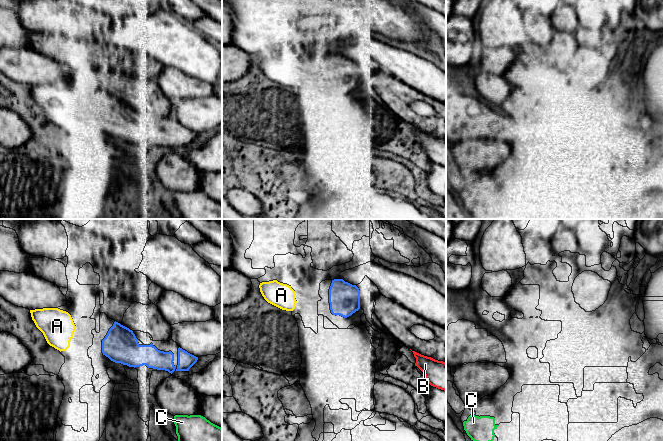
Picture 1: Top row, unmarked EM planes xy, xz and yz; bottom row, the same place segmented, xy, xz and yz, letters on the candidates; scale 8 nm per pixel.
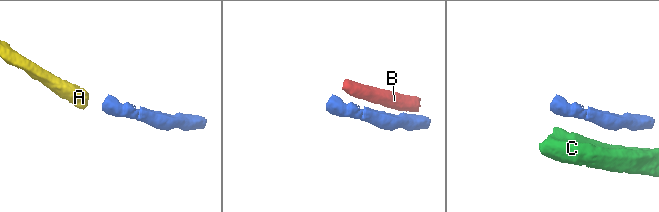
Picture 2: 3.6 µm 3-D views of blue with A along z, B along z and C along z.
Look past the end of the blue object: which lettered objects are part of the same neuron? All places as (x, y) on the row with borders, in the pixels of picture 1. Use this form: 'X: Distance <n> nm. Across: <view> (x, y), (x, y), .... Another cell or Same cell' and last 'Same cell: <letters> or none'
A: Distance 240 nm. Across: xy (102, 340), (75, 330). Same cell
B: Distance 500 nm. Across: xz (359, 308), (410, 349). Another cell
C: Distance 340 nm. Across: xy (171, 373), (175, 415). Another cell
Same cell: A

